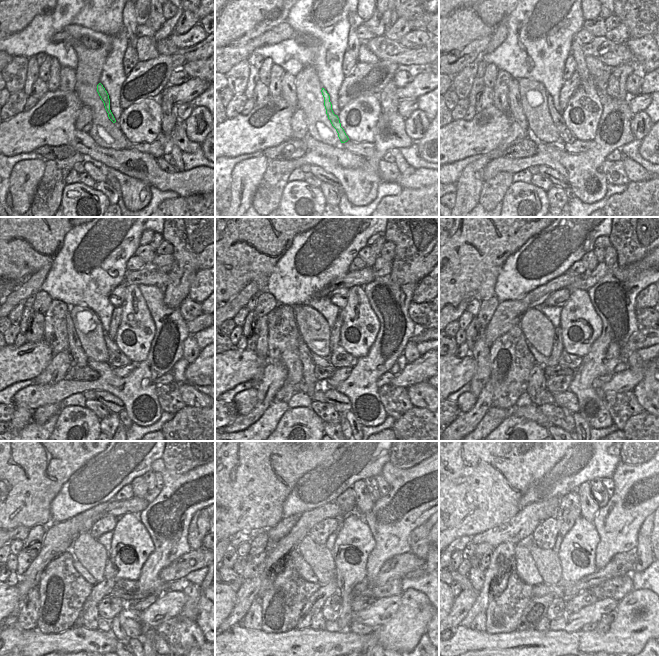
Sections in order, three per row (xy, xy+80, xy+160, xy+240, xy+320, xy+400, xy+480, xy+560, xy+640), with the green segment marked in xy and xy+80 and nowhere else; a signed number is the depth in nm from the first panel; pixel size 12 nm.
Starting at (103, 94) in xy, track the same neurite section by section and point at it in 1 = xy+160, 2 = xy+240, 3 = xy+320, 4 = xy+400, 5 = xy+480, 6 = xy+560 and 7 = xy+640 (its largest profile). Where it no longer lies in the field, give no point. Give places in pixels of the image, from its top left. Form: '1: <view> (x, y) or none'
1: xy+160 (566, 136)
2: xy+240 (116, 358)
3: xy+320 (339, 358)
4: xy+400 (567, 360)
5: xy+480 (128, 585)
6: xy+560 (366, 590)
7: xy+640 (597, 590)

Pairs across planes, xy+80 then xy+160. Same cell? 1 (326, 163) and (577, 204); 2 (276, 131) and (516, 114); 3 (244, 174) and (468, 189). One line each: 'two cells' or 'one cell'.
1: two cells
2: two cells
3: one cell

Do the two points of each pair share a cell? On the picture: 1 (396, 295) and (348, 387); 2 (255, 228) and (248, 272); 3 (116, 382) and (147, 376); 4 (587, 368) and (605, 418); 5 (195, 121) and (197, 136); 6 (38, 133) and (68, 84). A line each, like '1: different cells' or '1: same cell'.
1: same cell
2: same cell
3: same cell
4: same cell
5: same cell
6: different cells

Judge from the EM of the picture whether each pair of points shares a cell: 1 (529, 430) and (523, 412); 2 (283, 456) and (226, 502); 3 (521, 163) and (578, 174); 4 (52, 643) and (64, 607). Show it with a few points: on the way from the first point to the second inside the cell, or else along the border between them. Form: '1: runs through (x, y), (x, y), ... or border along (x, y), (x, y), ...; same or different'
1: border along (509, 414), (530, 419), (547, 427); different
2: runs through (267, 455), (236, 486); same
3: runs through (535, 160), (560, 160), (564, 163); same
4: border along (72, 626), (59, 633), (41, 633), (36, 628); different

